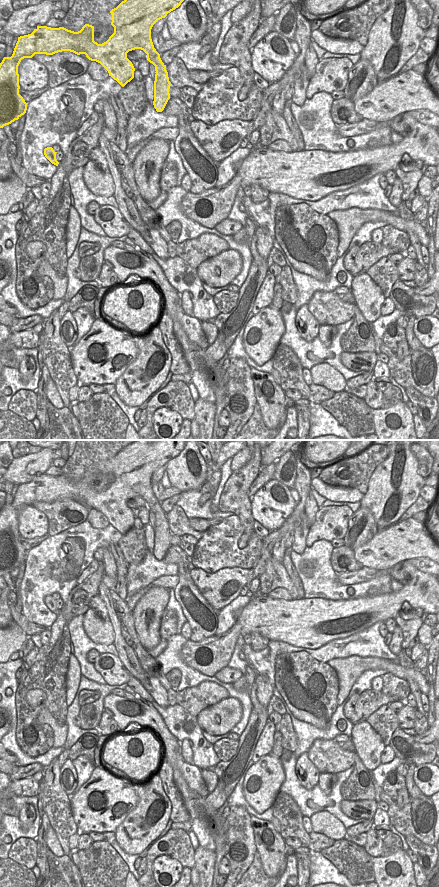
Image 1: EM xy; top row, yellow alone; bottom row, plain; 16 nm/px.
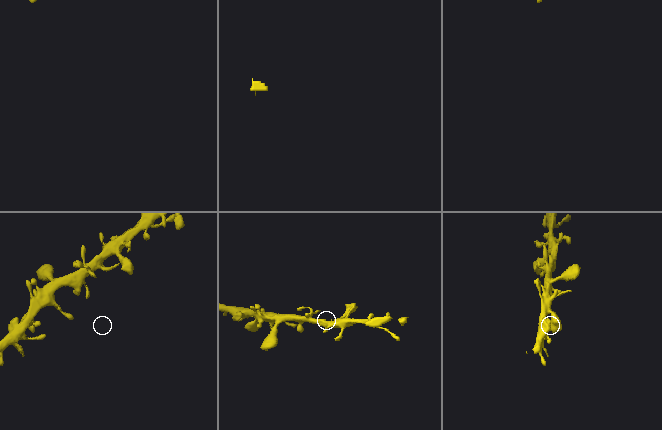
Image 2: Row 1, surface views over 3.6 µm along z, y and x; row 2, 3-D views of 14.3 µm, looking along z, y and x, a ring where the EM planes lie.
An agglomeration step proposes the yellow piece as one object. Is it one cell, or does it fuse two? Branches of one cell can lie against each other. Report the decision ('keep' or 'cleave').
keep

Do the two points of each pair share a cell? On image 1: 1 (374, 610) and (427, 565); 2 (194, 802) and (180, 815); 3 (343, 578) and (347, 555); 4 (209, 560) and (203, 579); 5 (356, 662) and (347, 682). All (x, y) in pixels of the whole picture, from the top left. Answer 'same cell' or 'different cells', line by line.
1: different cells
2: different cells
3: different cells
4: different cells
5: same cell

